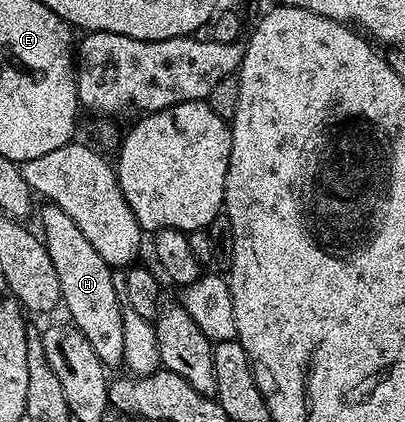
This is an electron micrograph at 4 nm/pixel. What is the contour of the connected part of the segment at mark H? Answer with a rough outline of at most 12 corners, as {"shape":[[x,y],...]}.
{"shape":[[60,207],[38,211],[67,318],[123,364],[113,268]]}

